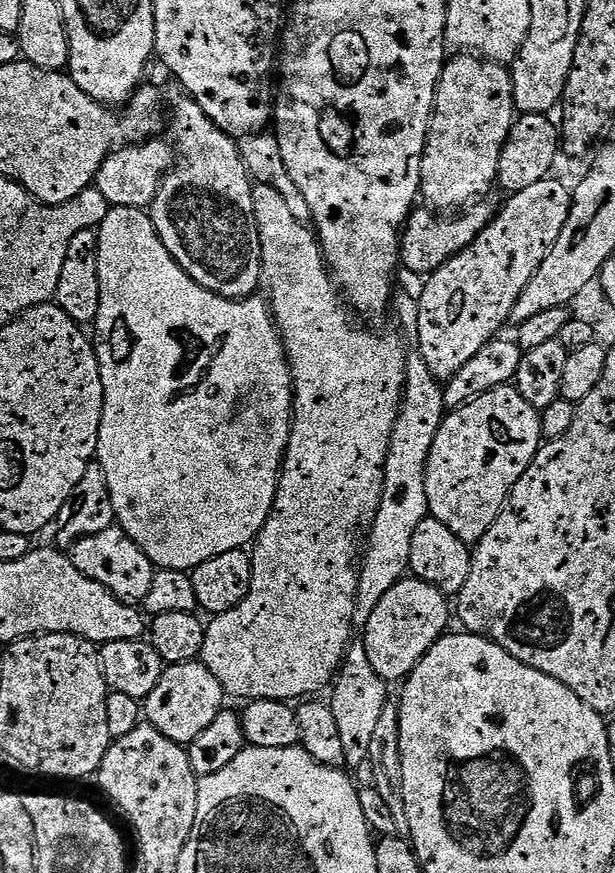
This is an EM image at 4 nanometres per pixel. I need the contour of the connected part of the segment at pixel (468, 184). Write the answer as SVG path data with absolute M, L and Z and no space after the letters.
M456 54L445 63L420 163L420 196L427 207L452 214L491 193L488 191L497 183L498 162L515 112L512 74L505 65L475 54Z

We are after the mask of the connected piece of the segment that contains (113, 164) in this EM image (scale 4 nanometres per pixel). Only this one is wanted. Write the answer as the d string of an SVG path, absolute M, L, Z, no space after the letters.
M149 138L143 142L117 147L108 155L106 162L102 162L94 187L111 207L147 209L151 205L165 176L172 171L178 159L176 149L169 141L167 144L164 140L156 139L160 138Z

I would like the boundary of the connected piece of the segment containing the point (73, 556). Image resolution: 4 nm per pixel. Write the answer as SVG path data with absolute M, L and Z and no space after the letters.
M119 526L77 540L71 545L70 559L79 572L86 574L86 578L113 592L123 604L133 606L139 605L146 598L146 594L150 594L150 586L158 571L151 558Z

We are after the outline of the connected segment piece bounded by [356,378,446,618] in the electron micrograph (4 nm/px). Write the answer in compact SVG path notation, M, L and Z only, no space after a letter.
M435 378L428 380L409 379L404 386L404 402L400 407L400 417L394 428L390 450L388 451L388 462L384 471L384 494L380 503L380 510L376 515L376 522L370 529L370 544L372 549L367 549L366 555L362 560L362 571L360 574L360 585L356 595L356 615L366 618L374 614L374 606L382 602L386 590L390 590L395 584L405 579L409 575L410 569L410 546L414 542L414 530L423 520L429 519L428 498L426 496L426 468L430 458L430 450L434 446L434 438L442 426L446 415L444 408L444 392L441 381Z

